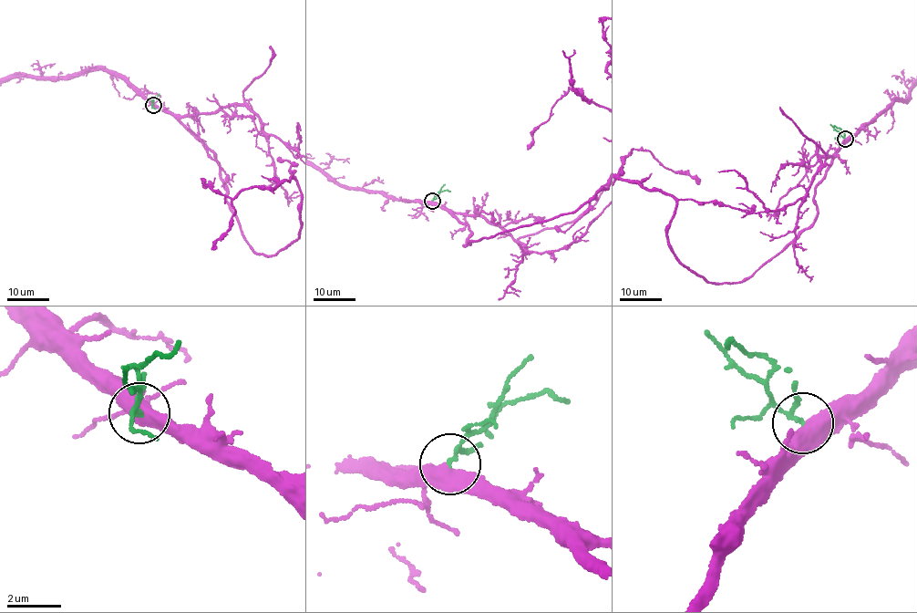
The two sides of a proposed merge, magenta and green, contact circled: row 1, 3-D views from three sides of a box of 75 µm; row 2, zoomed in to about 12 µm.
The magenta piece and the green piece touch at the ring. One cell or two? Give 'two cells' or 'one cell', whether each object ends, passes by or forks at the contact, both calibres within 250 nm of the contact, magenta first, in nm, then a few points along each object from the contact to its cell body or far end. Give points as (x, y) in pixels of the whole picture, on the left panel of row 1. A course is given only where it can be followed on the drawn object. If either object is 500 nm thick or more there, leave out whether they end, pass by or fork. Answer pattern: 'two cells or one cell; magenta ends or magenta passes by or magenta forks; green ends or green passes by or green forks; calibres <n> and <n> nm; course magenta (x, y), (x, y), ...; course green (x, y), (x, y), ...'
one cell; calibres 550 and 110 nm; course green (153, 105), (152, 98), (159, 93)

